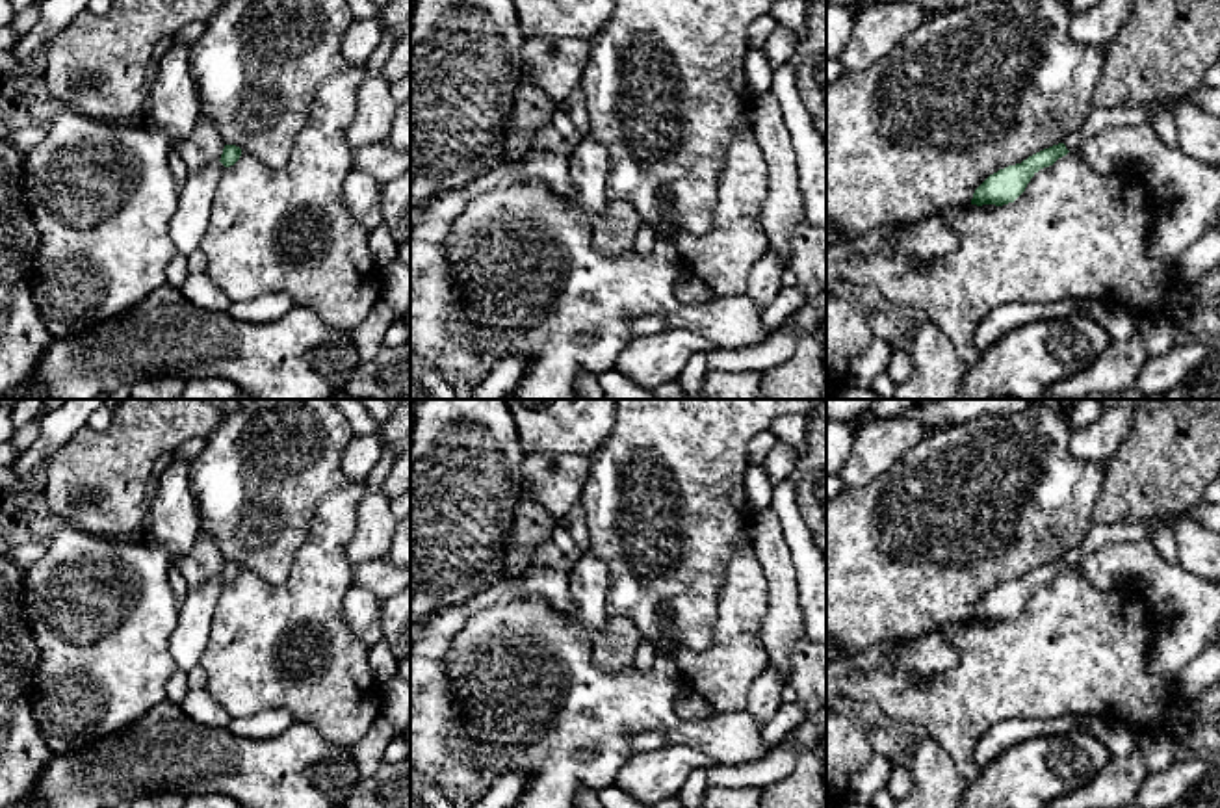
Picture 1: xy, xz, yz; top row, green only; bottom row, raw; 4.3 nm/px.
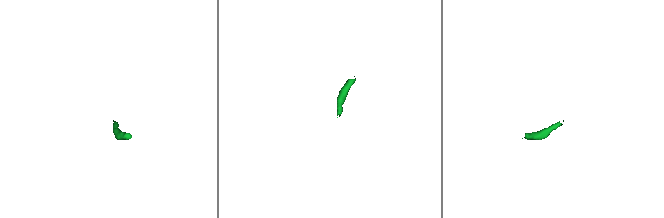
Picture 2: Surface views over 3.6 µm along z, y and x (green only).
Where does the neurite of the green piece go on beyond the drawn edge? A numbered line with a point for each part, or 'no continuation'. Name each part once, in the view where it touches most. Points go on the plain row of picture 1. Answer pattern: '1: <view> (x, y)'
1: yz (1100, 535)

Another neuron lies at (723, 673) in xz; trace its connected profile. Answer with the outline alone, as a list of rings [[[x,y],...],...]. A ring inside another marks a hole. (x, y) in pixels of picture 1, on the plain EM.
[[[743,544],[724,568],[717,598],[717,620],[711,645],[702,652],[678,650],[670,656],[681,680],[706,698],[715,715],[745,711],[754,680],[771,665],[761,635],[769,607],[769,583],[754,544]]]

